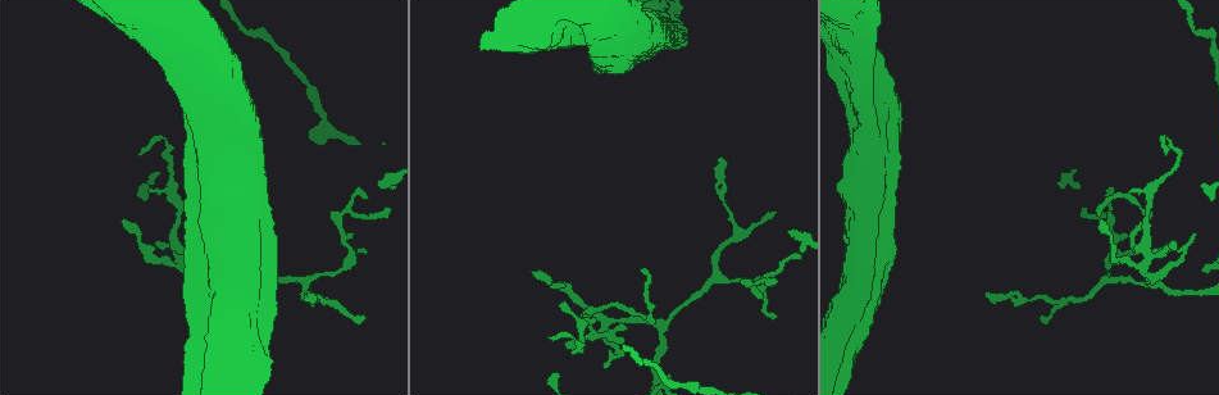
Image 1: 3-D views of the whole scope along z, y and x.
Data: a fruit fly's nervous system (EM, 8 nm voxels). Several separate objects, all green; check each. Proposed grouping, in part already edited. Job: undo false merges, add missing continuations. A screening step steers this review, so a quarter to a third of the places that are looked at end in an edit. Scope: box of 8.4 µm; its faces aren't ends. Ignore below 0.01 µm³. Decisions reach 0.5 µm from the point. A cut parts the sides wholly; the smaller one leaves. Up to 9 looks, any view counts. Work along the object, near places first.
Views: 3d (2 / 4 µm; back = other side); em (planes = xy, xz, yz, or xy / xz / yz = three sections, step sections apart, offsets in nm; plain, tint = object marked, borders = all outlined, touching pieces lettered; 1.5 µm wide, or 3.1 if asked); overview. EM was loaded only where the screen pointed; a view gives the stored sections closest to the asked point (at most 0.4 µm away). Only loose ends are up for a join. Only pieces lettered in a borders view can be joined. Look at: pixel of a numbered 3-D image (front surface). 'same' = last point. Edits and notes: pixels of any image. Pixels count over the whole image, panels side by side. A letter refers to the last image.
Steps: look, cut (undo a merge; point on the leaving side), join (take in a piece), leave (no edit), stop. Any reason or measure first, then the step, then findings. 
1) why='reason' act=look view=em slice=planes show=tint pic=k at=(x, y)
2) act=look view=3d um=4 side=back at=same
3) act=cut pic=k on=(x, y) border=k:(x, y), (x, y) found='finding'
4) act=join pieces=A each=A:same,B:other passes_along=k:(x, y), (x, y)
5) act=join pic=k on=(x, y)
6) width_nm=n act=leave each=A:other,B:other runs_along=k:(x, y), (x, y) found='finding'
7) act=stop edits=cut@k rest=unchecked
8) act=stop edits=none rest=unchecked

why='abrupt turn' act=look view=em slice=planes show=borders pic=1 at=(338, 213)

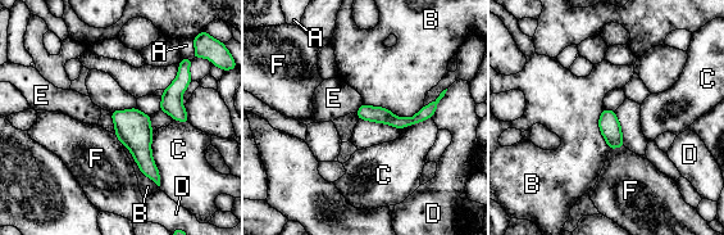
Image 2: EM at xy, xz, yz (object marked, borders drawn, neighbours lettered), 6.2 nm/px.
act=leave each=A:other,B:other,C:other,D:other,E:other,F:other border=2:(123, 144), (139, 170), (158, 186) found='one cell here'

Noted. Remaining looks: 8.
why='branch stops here' act=look view=3d um=4 side=back pic=1 at=(987, 296)

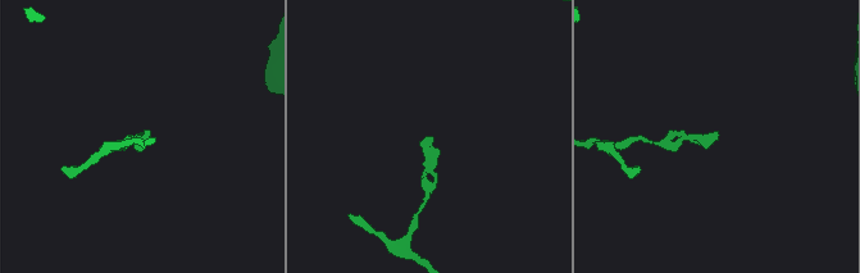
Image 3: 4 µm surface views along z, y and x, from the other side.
why='shape alone is not enough' act=look view=em slice=yz step=4 show=borders pic=3 at=(432, 136)

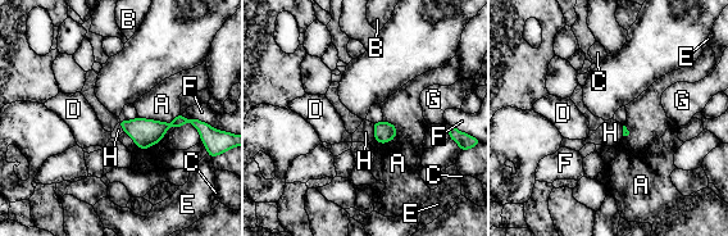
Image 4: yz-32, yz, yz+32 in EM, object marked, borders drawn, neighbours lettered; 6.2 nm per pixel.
act=look view=em slice=planes show=borders at=same

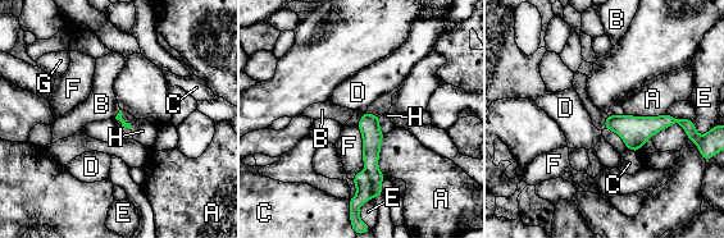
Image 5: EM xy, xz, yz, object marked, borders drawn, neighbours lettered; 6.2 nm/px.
longest_contact=F:340nm act=leave each=A:other,B:other,C:other,D:other,E:other,F:other,G:other,H:other runs_along=5:(365, 117), (370, 131), (368, 193) found='none of them fits'

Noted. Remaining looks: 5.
act=look view=em slice=xy step=4 show=tint pic=1 at=(859, 32)

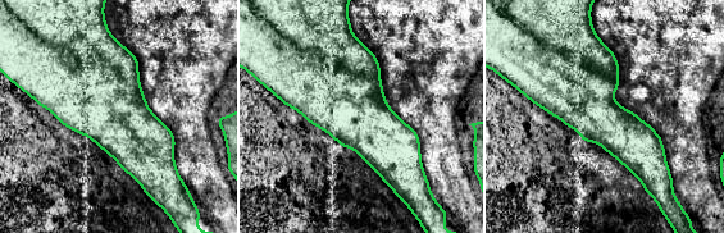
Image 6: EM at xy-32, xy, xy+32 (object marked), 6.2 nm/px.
act=look view=em slice=xy step=4 show=borders at=same

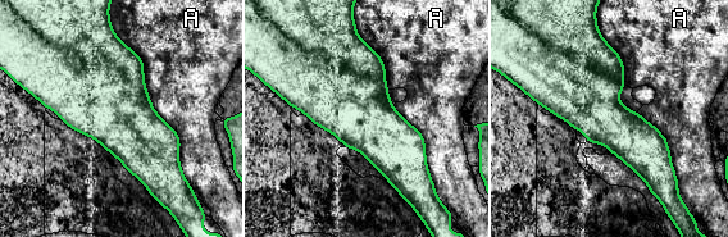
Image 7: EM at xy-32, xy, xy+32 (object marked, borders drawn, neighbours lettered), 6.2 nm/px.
longest_contact=A:500nm act=leave each=A:other border=7:(150, 100), (178, 137), (182, 171) found='all the same cell'

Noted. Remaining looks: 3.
act=look view=em slice=planes show=plain pic=1 at=(1178, 165)

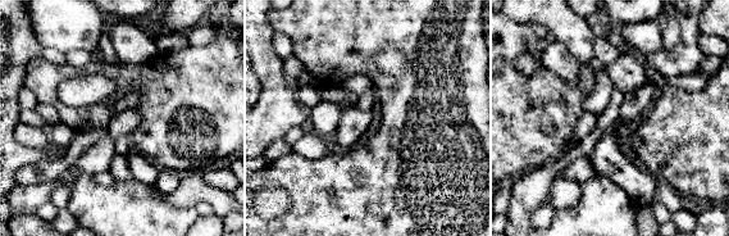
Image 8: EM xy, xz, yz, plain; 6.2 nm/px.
why='see the neighbours' act=look view=em slice=planes show=borders at=same

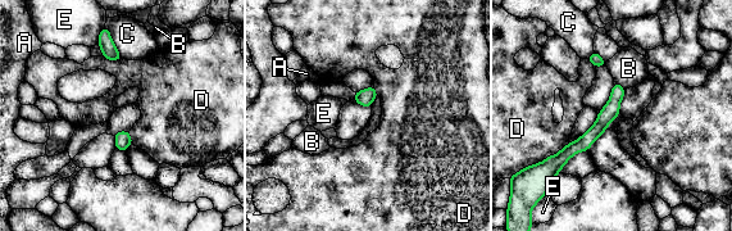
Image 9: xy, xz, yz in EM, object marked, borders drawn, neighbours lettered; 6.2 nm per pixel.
act=leave each=A:other,B:other,C:other,D:other,E:other runs_along=9:(617, 87), (599, 127), (555, 166) found='continuous, no second cell'

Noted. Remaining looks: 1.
act=stop edits=none rest=unchecked

